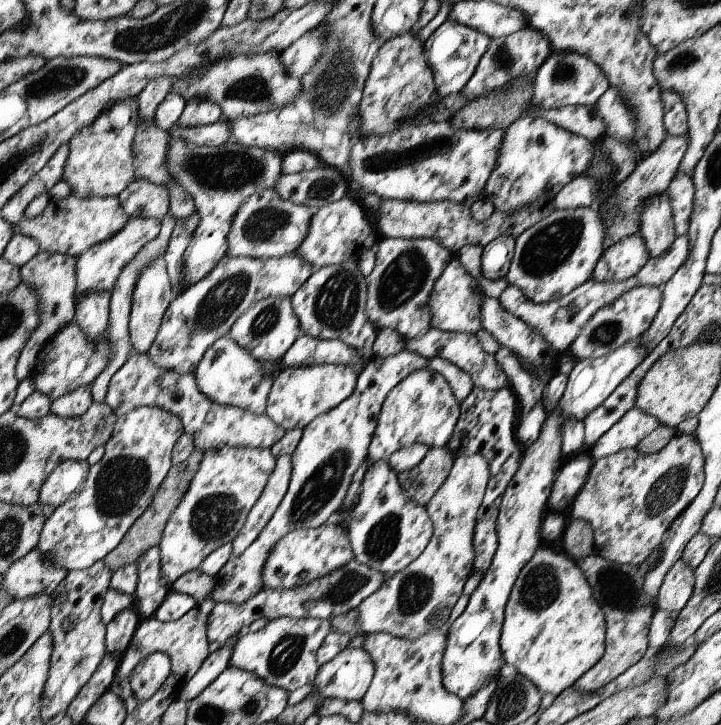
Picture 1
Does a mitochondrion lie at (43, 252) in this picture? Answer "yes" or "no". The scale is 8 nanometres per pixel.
no

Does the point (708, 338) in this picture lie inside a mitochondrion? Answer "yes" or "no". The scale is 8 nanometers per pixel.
no

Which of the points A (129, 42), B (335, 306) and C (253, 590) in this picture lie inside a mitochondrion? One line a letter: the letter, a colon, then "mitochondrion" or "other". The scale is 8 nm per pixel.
A: mitochondrion
B: mitochondrion
C: other

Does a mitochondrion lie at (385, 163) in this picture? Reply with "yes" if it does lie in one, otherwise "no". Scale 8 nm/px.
yes

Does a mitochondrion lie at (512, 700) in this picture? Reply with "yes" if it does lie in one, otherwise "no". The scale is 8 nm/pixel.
yes

